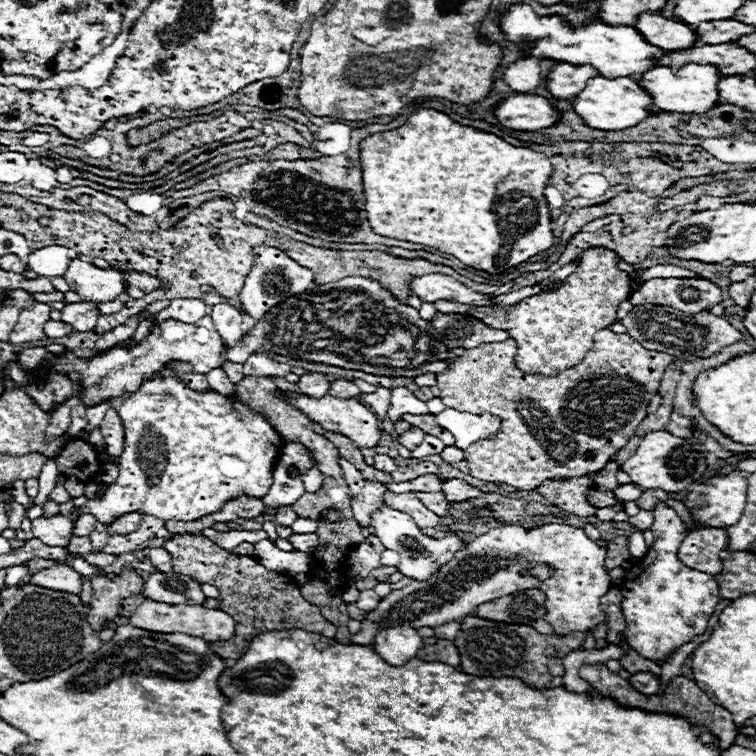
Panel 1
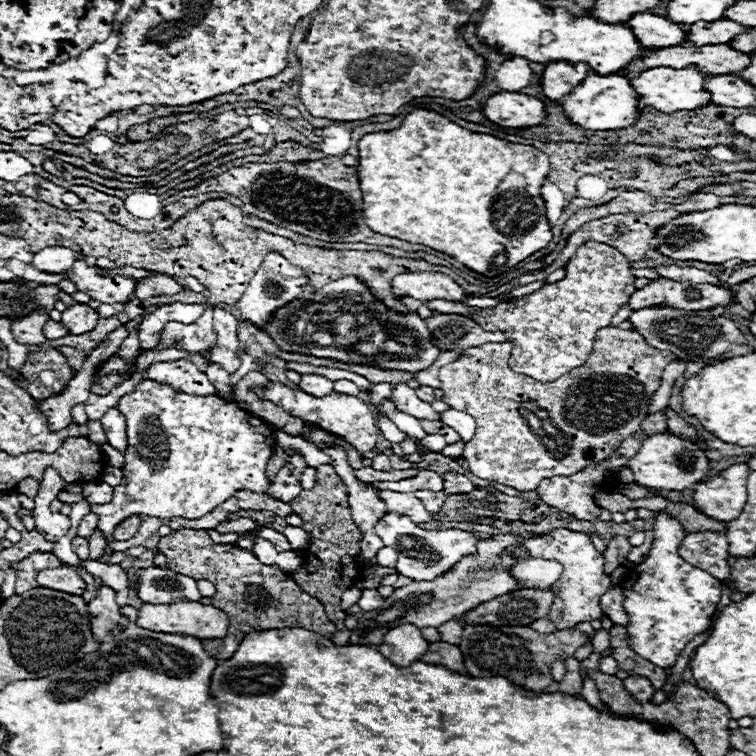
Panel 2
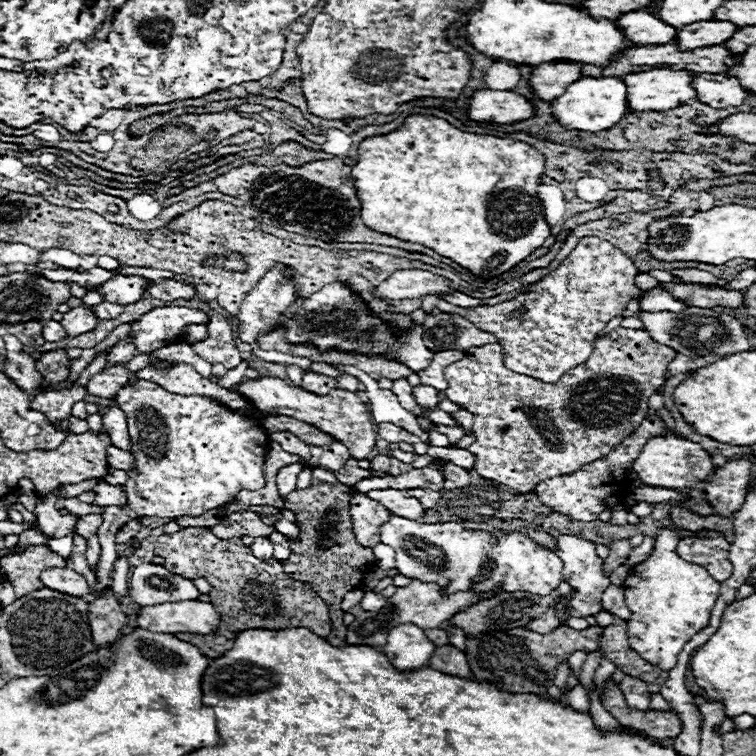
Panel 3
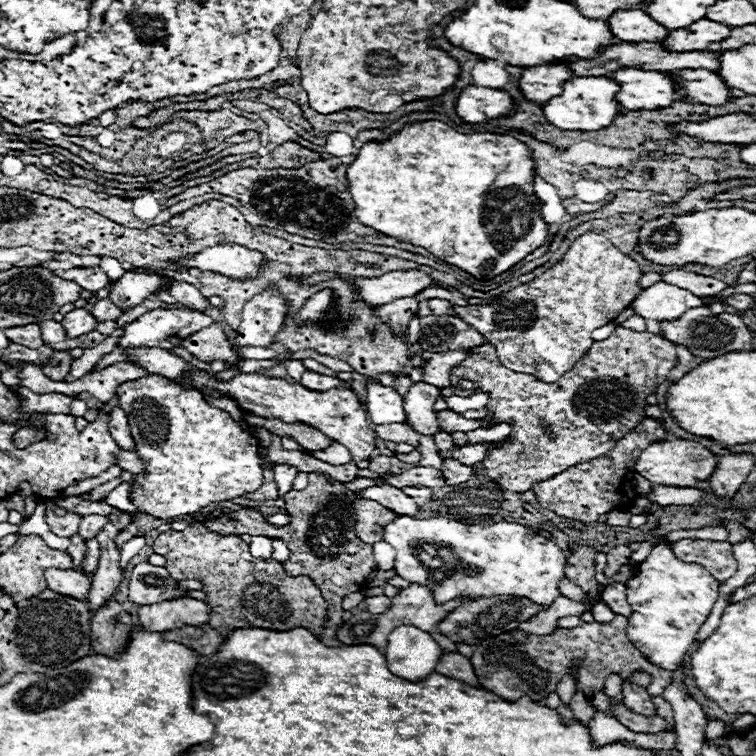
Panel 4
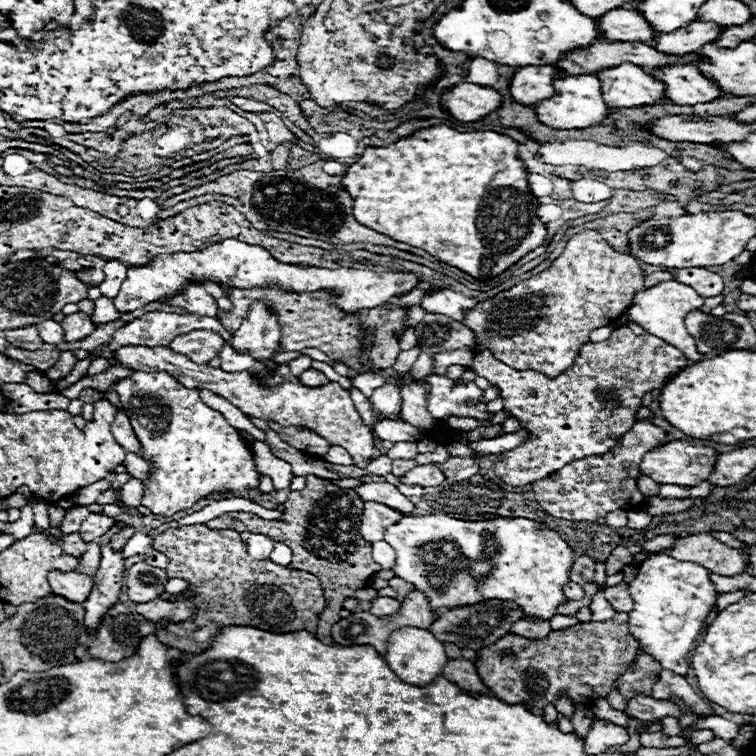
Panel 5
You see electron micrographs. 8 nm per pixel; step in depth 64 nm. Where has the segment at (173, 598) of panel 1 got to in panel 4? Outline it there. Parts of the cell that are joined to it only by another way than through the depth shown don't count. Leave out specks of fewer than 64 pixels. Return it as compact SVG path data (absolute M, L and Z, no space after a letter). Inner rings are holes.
M140 562L134 566L128 582L128 600L136 604L154 604L168 598L180 598L186 590L174 588L176 580L166 568Z

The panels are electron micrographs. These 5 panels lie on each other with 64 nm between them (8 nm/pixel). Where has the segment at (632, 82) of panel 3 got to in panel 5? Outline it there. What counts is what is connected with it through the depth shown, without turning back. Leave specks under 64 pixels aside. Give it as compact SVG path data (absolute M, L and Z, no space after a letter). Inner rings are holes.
M630 62L600 70L596 76L602 82L602 96L610 108L632 108L662 102L664 84Z

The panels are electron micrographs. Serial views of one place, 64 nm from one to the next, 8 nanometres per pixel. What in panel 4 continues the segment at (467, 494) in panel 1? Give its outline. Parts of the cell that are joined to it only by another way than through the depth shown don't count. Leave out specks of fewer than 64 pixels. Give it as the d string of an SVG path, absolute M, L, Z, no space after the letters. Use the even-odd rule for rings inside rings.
M444 458L442 466L440 466L440 472L442 472L446 484L456 486L456 484L468 482L470 476L474 474L474 468L472 466L464 466L458 460L454 460L454 458Z

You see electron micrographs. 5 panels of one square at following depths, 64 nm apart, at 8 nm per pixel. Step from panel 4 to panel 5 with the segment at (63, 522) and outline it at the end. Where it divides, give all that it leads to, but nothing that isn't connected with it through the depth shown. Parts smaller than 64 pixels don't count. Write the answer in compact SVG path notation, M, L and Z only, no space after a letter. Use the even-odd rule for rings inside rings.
M74 506L72 510L68 510L66 516L64 516L64 520L60 522L62 532L64 532L64 534L78 532L78 530L80 530L80 524L84 522L84 518L86 518L88 514L92 514L92 512L90 512L88 508L84 508L84 506Z

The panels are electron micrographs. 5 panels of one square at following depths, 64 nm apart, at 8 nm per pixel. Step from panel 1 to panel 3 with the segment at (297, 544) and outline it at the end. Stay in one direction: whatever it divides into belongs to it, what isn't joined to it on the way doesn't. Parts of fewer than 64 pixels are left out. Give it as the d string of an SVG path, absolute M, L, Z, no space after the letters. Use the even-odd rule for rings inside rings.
M284 518L279 520L274 526L278 532L282 533L288 538L292 538L294 540L299 538L298 527L294 523Z

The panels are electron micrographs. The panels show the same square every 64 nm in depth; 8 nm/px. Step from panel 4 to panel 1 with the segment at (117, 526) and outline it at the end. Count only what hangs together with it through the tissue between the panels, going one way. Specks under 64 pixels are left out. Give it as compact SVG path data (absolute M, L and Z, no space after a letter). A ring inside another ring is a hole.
M154 378L150 382L144 382L134 394L126 396L122 406L118 408L118 414L124 422L124 454L120 454L120 462L118 462L118 468L120 468L120 476L118 480L108 488L108 492L102 496L102 498L96 498L96 500L88 500L80 512L82 514L96 514L98 522L104 524L106 528L110 528L110 524L124 516L124 514L130 514L130 512L140 512L140 514L152 514L160 520L182 520L182 522L190 522L190 520L198 520L206 514L214 514L216 510L220 510L228 500L234 500L238 498L238 494L246 494L246 496L266 496L266 492L270 490L270 484L272 484L272 466L274 462L278 460L278 456L282 454L282 438L280 434L270 426L270 422L258 414L258 412L252 412L248 406L244 406L242 402L238 402L234 396L222 396L214 390L210 392L194 392L190 388L186 388L182 382L178 382L176 378Z

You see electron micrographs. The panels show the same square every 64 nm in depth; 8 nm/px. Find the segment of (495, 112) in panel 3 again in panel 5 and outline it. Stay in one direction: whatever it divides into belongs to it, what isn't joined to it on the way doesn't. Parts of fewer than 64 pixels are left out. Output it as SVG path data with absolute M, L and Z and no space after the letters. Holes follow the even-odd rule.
M456 84L440 92L442 110L462 122L476 122L500 106L500 94L478 84Z

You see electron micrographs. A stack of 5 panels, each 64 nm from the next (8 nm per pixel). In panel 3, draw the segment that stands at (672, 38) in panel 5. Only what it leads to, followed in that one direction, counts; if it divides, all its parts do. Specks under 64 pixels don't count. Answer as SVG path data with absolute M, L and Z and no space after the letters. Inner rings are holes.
M694 22L692 26L684 26L676 34L676 46L680 50L694 50L694 48L706 48L714 44L722 44L736 32L736 26L732 22Z

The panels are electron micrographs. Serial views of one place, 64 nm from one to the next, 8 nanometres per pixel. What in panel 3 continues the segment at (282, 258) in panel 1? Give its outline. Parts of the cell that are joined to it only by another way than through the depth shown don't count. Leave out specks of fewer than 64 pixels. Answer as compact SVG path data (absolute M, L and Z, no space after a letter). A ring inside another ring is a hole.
M278 264L272 268L252 290L242 306L240 306L240 328L238 338L242 342L258 342L260 336L270 334L278 322L282 312L296 300L296 292L284 278L284 266Z

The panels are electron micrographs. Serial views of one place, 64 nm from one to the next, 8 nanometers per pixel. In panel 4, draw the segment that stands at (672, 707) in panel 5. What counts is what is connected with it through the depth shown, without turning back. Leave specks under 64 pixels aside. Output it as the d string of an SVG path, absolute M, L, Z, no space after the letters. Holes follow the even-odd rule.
M624 684L622 688L624 694L624 706L628 710L632 710L634 714L640 716L656 716L656 706L652 702L652 698L648 696L648 692L636 684Z

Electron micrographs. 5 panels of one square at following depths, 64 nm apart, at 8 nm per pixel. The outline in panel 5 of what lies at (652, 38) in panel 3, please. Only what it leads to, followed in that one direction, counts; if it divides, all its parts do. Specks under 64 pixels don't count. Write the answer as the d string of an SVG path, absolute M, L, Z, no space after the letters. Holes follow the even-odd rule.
M614 8L604 16L596 18L600 36L604 40L624 40L624 42L648 42L652 36L652 28L644 22L644 18L636 10Z

